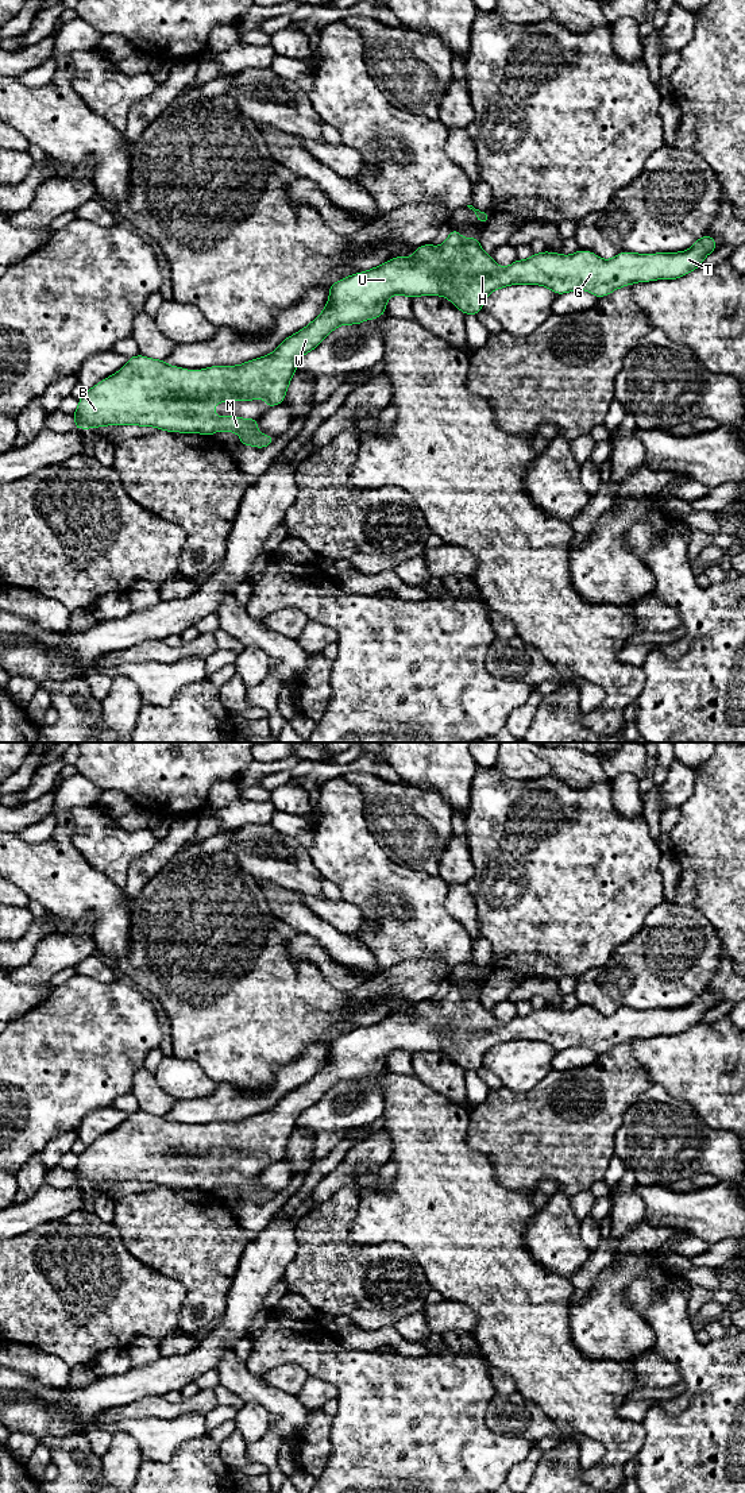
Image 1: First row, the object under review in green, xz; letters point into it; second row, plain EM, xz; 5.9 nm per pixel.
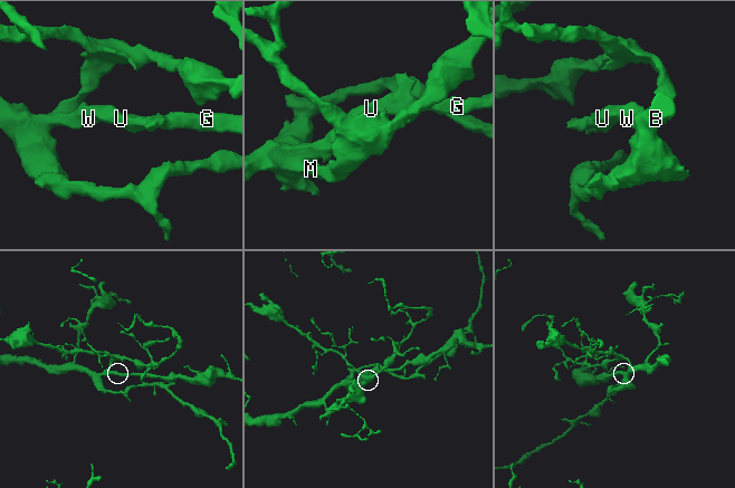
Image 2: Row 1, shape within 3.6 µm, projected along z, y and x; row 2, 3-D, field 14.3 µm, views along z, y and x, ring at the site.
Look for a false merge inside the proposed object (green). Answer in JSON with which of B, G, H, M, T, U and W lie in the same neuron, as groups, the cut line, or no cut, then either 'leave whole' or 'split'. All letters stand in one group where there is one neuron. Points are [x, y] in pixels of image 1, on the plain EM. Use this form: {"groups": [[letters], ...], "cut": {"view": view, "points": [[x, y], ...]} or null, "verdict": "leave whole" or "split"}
{"groups": [["B", "G", "H", "M", "T", "U", "W"]], "cut": null, "verdict": "leave whole"}

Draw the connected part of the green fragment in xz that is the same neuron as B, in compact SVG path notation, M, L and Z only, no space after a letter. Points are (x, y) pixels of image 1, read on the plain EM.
M451 984L448 995L440 1002L425 1000L416 1004L412 1012L395 1012L386 1019L363 1029L339 1035L328 1043L329 1056L310 1080L286 1093L275 1107L239 1122L212 1122L204 1126L185 1126L165 1116L144 1111L128 1114L127 1120L86 1146L78 1156L78 1165L72 1170L74 1187L105 1181L155 1183L167 1188L202 1189L213 1192L216 1187L236 1188L240 1200L256 1204L269 1203L274 1193L258 1188L258 1174L215 1170L215 1161L224 1157L252 1157L265 1154L267 1164L285 1157L287 1142L297 1127L302 1111L314 1106L328 1089L344 1080L360 1080L385 1070L386 1058L394 1050L409 1054L417 1052L443 1052L464 1070L482 1068L485 1054L494 1046L509 1041L543 1041L556 1050L572 1046L587 1046L598 1054L636 1038L676 1035L700 1023L703 1015L718 1003L706 989L694 1002L680 1008L636 1010L619 1008L605 1016L591 1007L579 1006L572 1011L544 1007L529 1015L517 1015L510 1022L498 1022L479 1002L479 994L464 995Z

